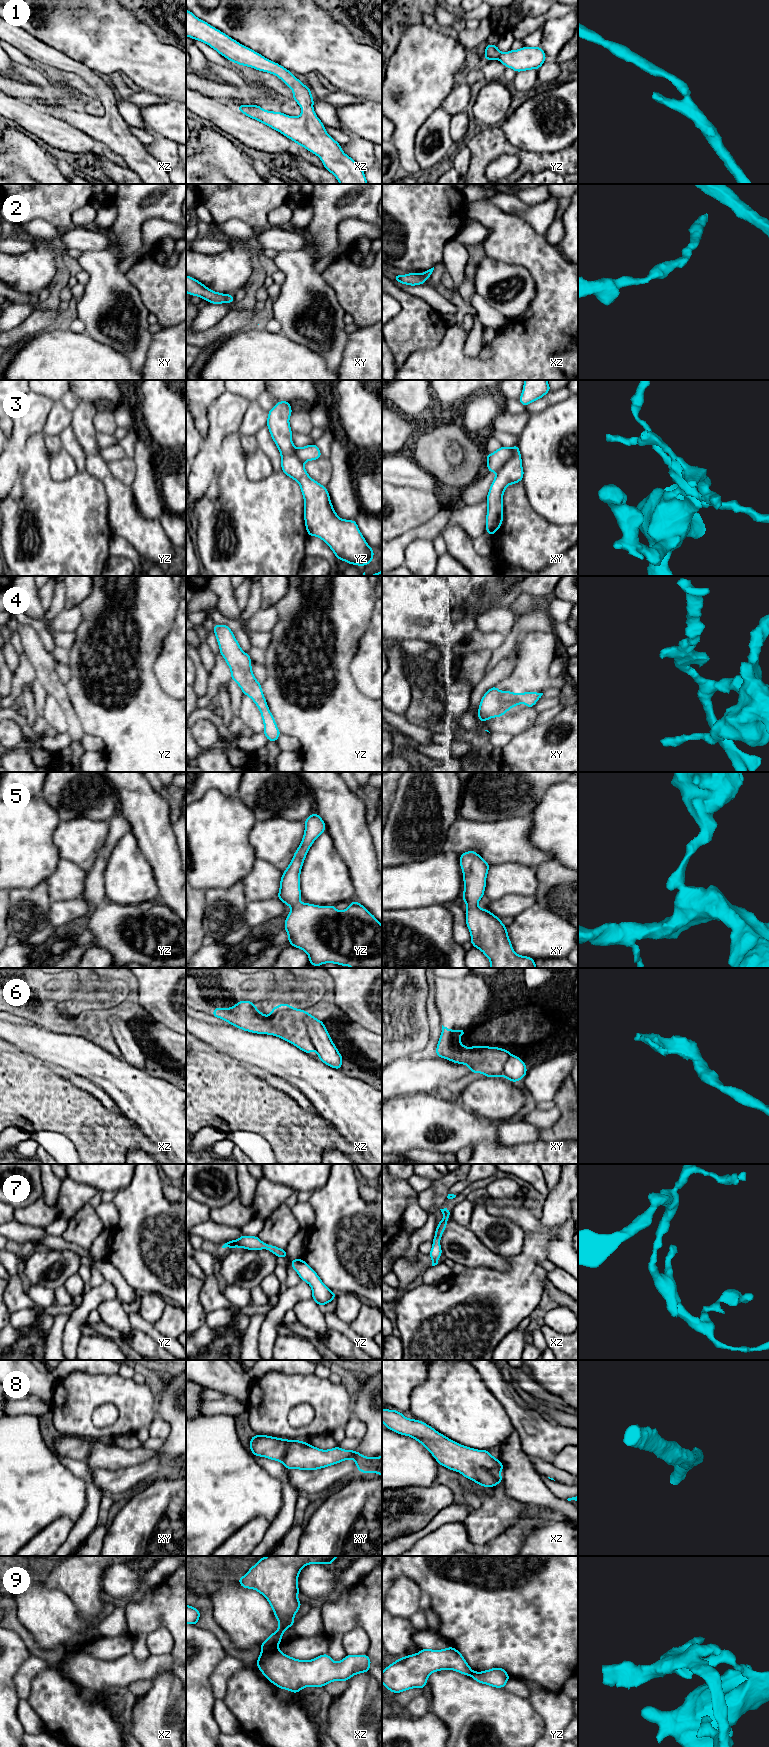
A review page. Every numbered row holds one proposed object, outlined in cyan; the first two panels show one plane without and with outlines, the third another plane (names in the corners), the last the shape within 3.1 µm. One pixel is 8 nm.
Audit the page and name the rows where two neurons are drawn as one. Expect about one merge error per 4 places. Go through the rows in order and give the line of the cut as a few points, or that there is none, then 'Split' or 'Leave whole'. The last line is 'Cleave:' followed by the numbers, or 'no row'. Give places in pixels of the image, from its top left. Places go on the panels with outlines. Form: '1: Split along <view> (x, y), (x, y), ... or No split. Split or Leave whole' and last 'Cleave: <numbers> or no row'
1: No split. Leave whole
2: No split. Leave whole
3: Split along xy (511, 448), (512, 455), (497, 471). Split
4: No split. Leave whole
5: No split. Leave whole
6: Split along xz (307, 1013), (307, 1032), (315, 1050). Split
7: No split. Leave whole
8: No split. Leave whole
9: Split along xz (277, 1644), (261, 1648). Split
Cleave: 3, 6, 9

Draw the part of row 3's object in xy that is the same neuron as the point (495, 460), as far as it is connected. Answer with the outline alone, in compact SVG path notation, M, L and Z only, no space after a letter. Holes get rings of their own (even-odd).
M504 446L486 455L488 472L498 471L512 455L512 449Z

